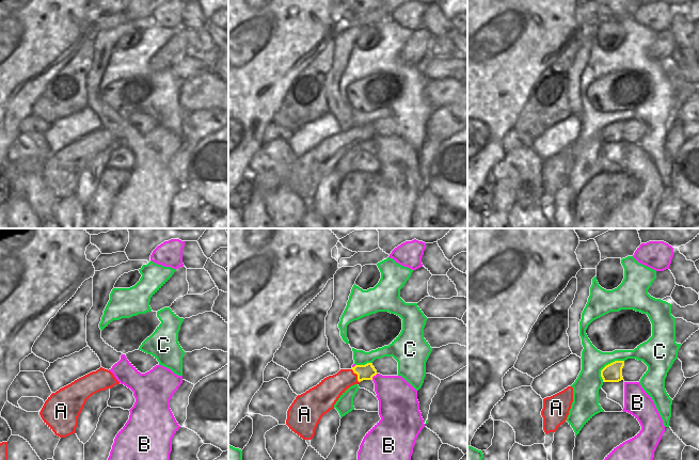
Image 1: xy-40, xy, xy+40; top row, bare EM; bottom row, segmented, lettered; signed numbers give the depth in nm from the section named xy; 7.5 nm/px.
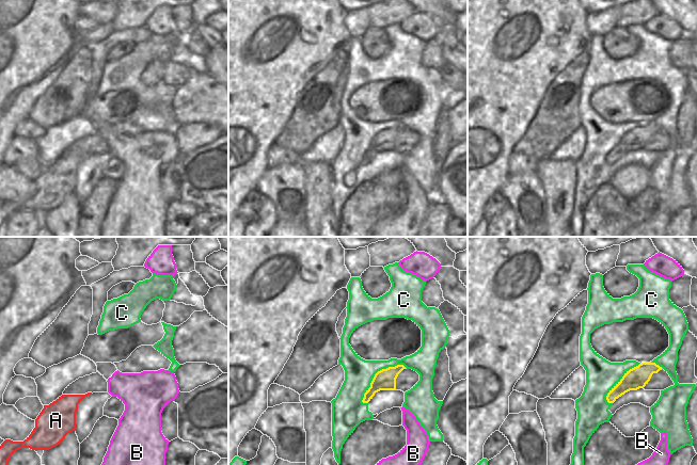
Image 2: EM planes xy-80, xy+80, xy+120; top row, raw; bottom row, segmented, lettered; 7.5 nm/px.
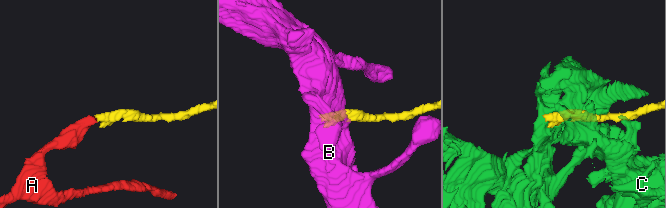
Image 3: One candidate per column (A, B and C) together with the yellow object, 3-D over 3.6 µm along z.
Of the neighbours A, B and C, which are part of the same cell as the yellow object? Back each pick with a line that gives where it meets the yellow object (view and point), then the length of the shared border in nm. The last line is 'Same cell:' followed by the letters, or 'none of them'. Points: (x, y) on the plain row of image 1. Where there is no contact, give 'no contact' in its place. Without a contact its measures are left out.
Same cell: none of them

